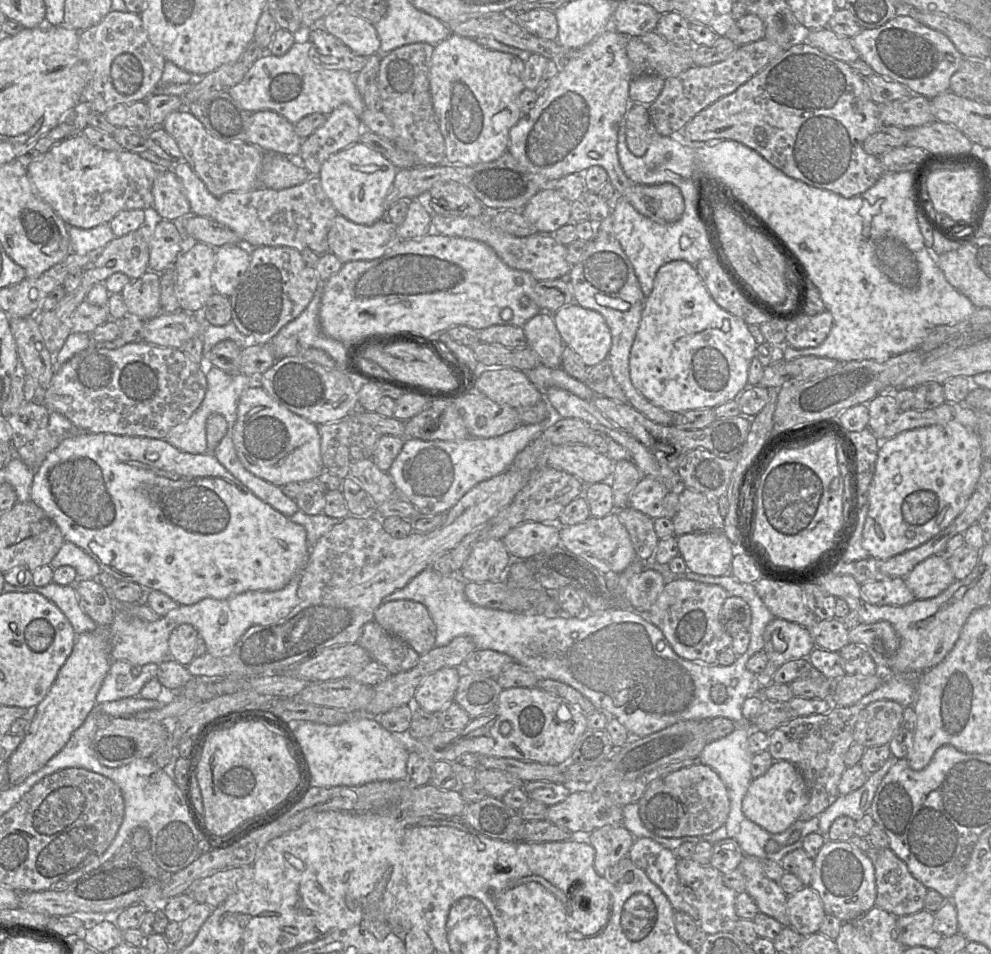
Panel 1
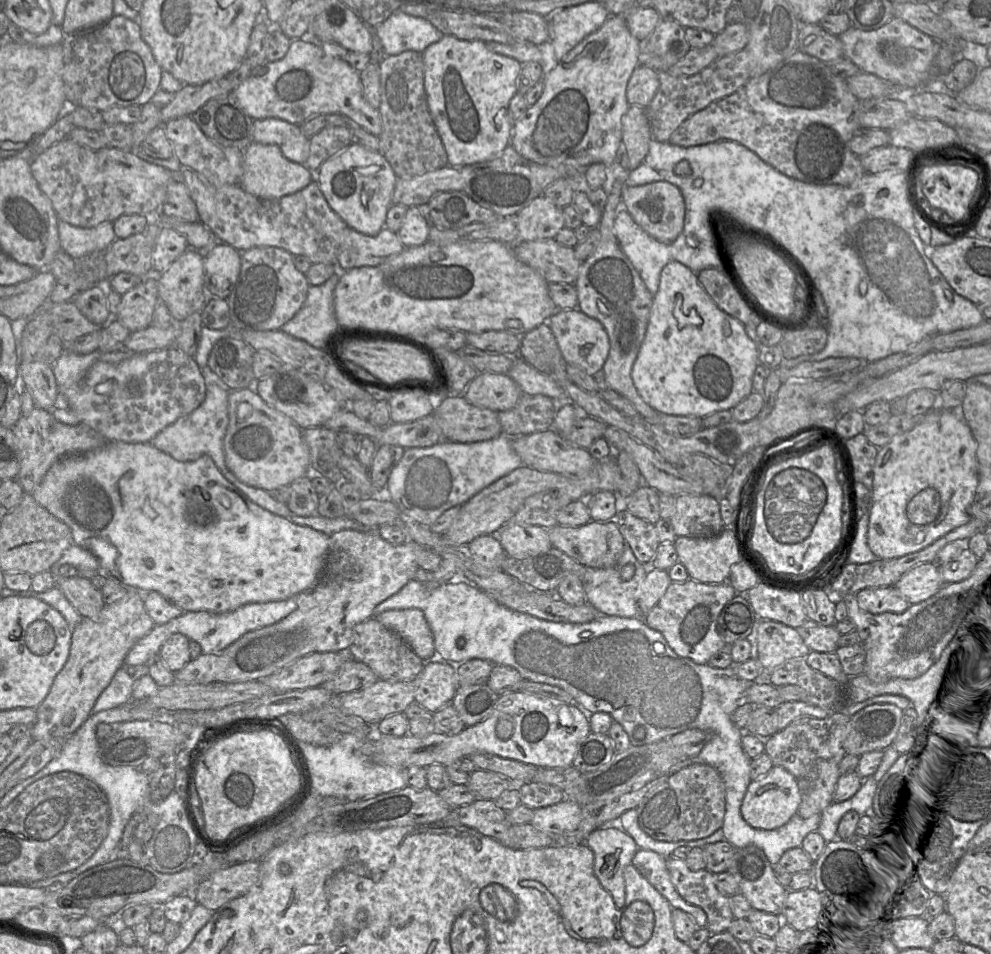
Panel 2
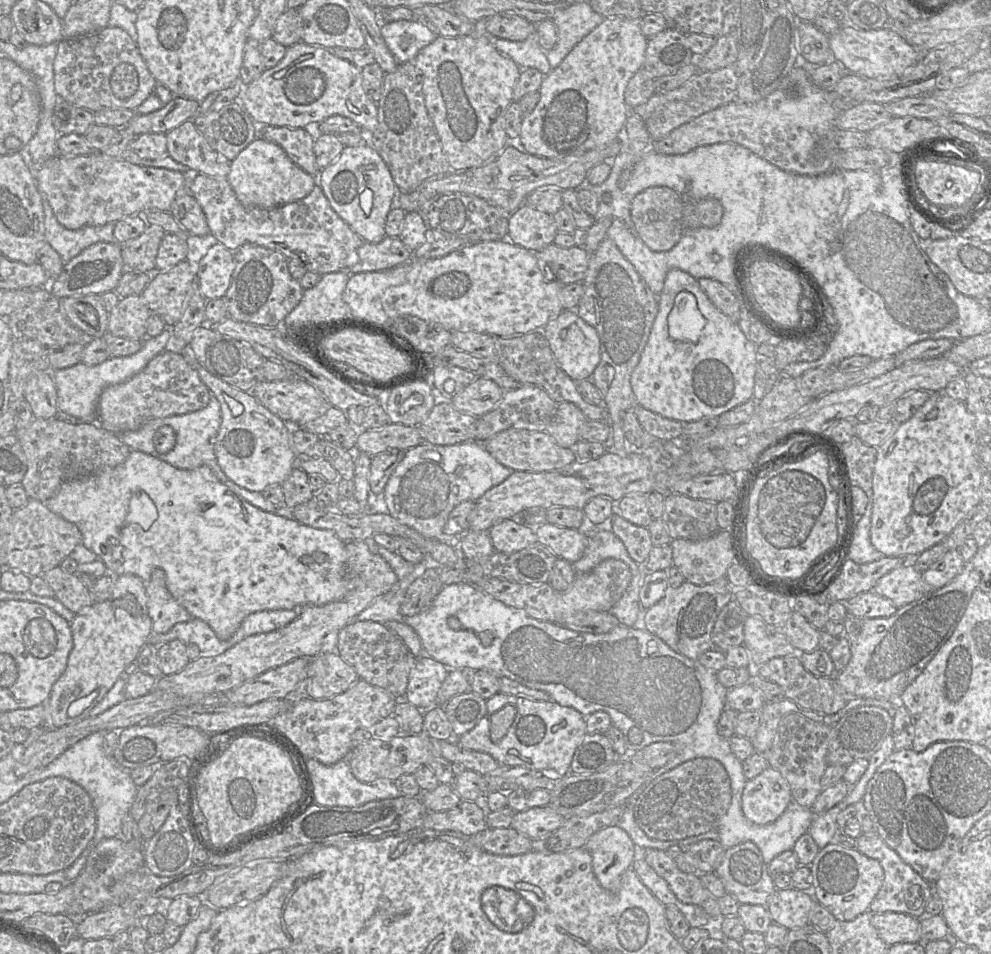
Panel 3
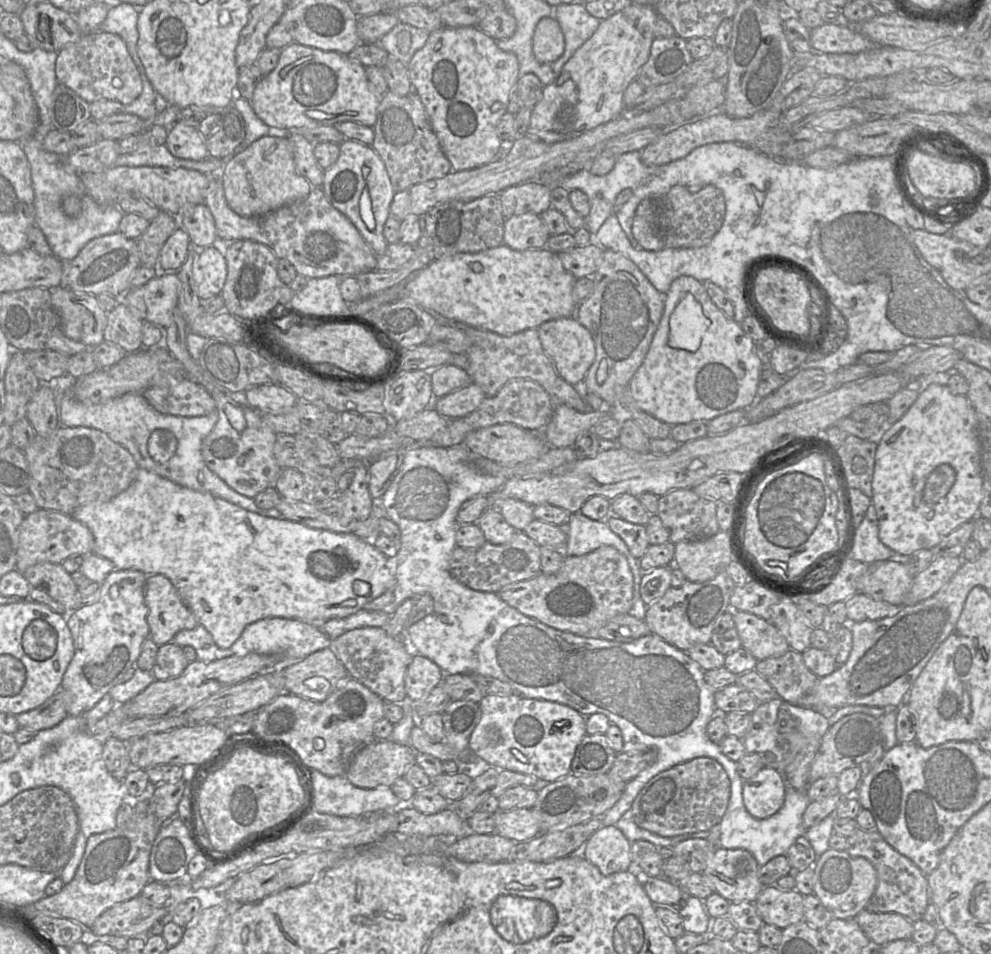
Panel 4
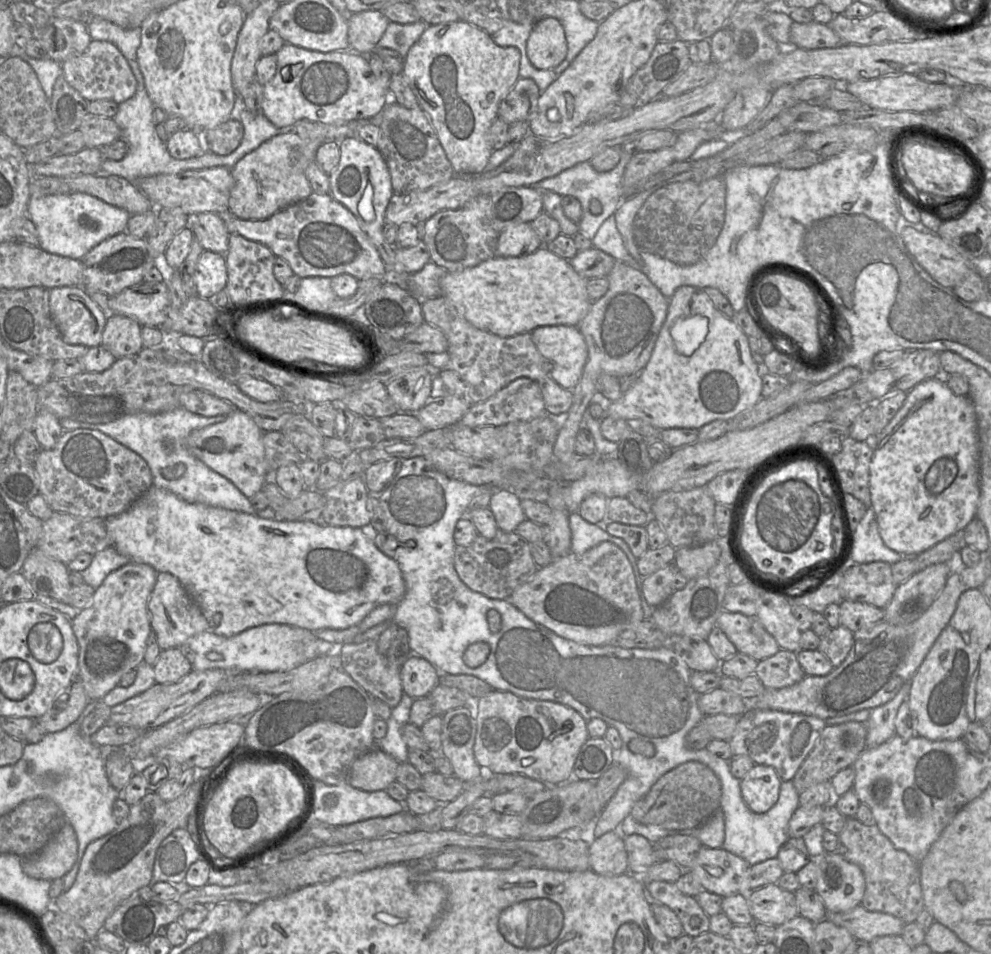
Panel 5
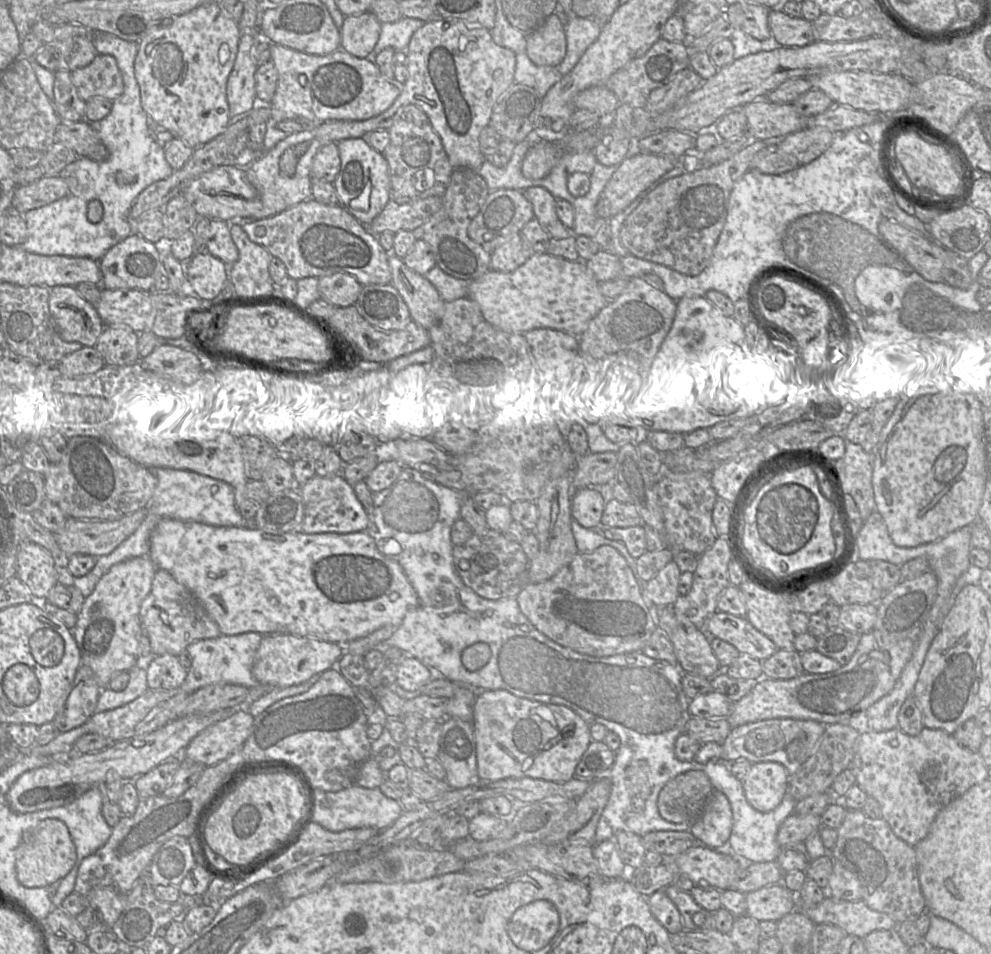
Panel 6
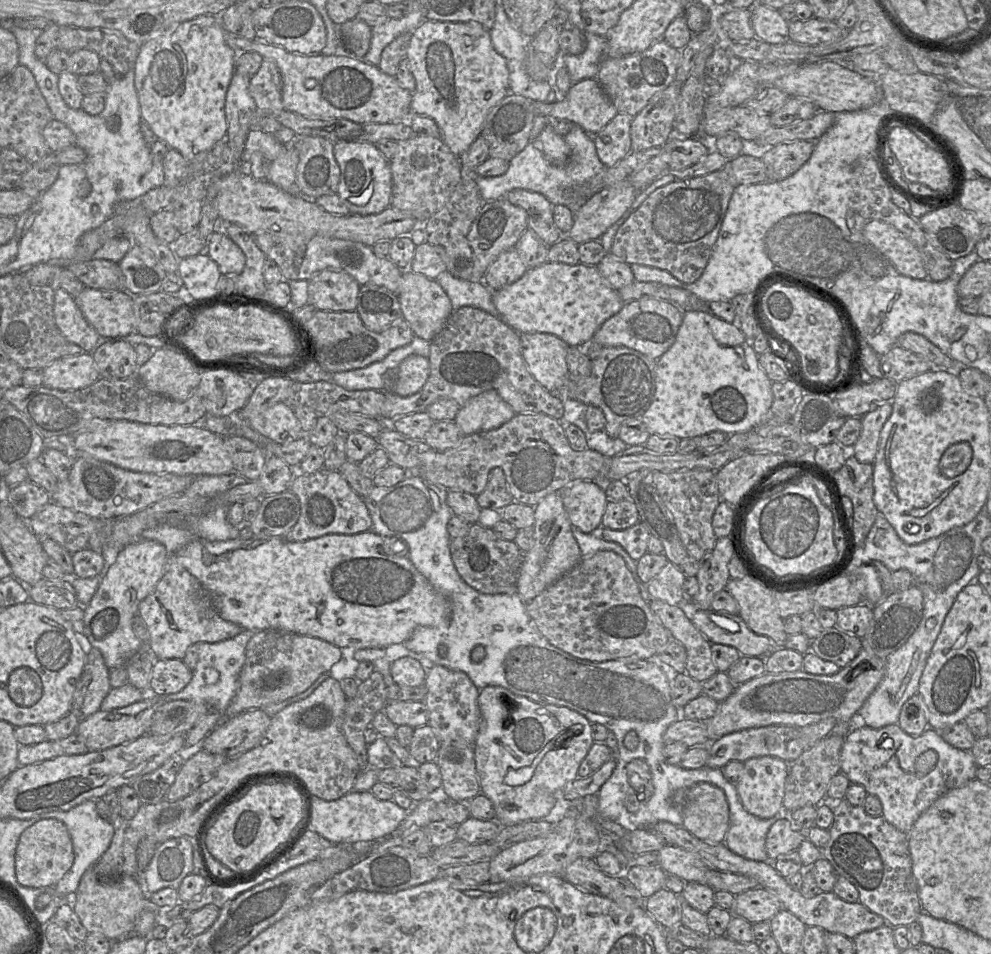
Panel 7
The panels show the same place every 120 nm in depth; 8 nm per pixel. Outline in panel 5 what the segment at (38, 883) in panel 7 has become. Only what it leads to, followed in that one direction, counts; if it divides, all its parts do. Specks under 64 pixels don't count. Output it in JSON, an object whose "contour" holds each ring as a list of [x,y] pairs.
{"contour":[[[67,822],[37,854],[22,859],[23,872],[34,879],[62,879],[73,867],[77,851],[75,831]]]}

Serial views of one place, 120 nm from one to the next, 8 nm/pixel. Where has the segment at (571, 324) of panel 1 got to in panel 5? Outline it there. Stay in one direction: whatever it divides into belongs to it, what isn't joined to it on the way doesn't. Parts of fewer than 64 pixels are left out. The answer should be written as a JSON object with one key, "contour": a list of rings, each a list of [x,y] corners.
{"contour":[[[576,326],[538,327],[531,332],[532,341],[550,363],[550,375],[562,388],[573,391],[588,358],[583,335]]]}

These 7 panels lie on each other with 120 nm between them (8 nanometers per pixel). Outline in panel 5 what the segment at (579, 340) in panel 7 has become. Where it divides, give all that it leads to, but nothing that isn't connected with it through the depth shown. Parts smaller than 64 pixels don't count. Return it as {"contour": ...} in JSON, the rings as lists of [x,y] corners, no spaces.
{"contour":[[[540,247],[532,254],[520,257],[499,257],[485,260],[477,266],[457,272],[446,272],[440,280],[442,296],[476,328],[498,335],[512,337],[531,333],[538,327],[580,324],[587,314],[591,301],[587,294],[587,280],[581,277],[569,261]]]}

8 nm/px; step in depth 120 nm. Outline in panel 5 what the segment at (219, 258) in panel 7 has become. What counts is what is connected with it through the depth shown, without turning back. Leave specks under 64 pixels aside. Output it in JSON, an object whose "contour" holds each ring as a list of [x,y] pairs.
{"contour":[[[204,212],[189,217],[189,228],[204,250],[226,254],[230,233],[218,213]]]}

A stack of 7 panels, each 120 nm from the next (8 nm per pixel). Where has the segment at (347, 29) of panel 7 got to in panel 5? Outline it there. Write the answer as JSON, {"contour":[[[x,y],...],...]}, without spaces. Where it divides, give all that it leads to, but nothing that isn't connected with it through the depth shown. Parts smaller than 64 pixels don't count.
{"contour":[[[380,10],[352,14],[348,20],[350,48],[364,56],[373,54],[390,21]]]}

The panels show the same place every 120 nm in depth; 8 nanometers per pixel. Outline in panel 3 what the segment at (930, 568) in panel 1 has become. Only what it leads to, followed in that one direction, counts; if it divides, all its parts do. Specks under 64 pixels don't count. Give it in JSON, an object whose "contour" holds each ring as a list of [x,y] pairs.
{"contour":[[[902,565],[880,578],[873,591],[902,608],[924,594],[922,572],[914,565]]]}

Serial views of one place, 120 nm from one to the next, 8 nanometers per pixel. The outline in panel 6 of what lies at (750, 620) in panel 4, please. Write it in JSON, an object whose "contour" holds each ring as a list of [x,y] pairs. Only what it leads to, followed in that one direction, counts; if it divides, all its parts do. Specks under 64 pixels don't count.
{"contour":[[[716,611],[705,622],[705,631],[710,637],[720,638],[733,645],[740,654],[748,654],[758,660],[765,660],[777,650],[777,645],[765,634],[756,629],[746,617]]]}

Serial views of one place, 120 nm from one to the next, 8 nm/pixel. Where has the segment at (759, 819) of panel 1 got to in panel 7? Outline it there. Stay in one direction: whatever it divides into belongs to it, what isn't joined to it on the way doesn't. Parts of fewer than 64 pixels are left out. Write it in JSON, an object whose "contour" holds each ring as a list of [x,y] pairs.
{"contour":[[[769,756],[744,762],[742,777],[736,789],[747,812],[761,819],[769,819],[783,812],[789,765]]]}

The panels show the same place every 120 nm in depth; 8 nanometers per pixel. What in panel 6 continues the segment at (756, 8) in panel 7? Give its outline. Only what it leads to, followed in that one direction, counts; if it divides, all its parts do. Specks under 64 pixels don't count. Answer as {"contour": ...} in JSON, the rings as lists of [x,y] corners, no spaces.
{"contour":[[[770,10],[768,25],[774,39],[783,46],[802,47],[816,41],[811,21],[791,17],[783,10]]]}

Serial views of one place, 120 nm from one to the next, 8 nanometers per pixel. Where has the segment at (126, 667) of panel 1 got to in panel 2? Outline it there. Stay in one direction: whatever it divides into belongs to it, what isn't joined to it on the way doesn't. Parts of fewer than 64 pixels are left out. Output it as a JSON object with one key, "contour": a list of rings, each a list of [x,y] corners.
{"contour":[[[126,665],[119,668],[109,685],[98,697],[92,713],[119,707],[132,701],[134,682],[140,677],[149,674],[147,665],[135,666],[136,672],[130,676],[126,671]]]}

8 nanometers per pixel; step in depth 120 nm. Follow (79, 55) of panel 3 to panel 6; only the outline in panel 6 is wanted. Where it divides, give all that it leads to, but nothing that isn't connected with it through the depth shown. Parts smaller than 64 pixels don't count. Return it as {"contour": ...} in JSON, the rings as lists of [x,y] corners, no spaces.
{"contour":[[[98,54],[89,65],[71,72],[71,80],[85,102],[93,98],[113,101],[124,91],[122,75],[111,55]]]}

